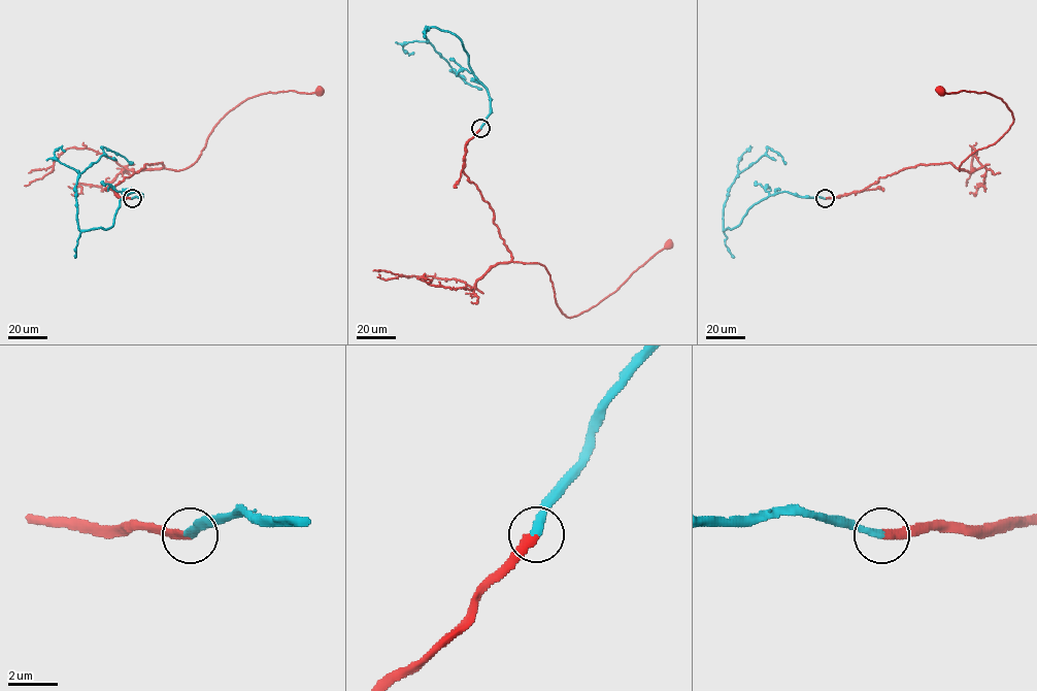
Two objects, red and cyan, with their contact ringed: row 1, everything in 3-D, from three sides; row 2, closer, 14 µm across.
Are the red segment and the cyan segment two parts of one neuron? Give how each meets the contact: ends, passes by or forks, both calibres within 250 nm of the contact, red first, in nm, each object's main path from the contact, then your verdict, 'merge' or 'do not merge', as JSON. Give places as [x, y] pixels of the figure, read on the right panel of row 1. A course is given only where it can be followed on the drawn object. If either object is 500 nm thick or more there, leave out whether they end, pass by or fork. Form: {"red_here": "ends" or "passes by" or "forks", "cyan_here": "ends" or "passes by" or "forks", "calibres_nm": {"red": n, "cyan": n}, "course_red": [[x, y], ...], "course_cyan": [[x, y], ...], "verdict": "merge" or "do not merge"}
{"red_here": "ends", "cyan_here": "ends", "calibres_nm": {"red": 300, "cyan": 280}, "course_red": [[824, 198], [924, 164], [950, 163], [960, 170], [1013, 122], [994, 95], [940, 90]], "course_cyan": [[824, 198], [772, 194], [750, 207], [736, 227], [723, 230], [724, 203], [736, 175], [768, 147], [785, 164]], "verdict": "merge"}

